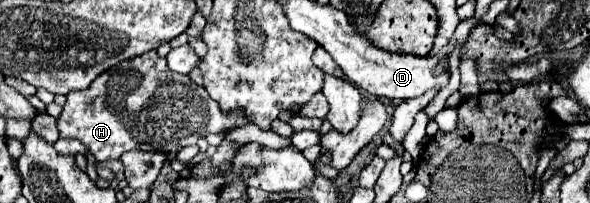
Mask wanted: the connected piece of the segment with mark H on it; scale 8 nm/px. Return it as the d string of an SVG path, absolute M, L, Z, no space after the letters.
M145 52L109 68L89 90L73 90L57 118L61 138L79 140L95 160L119 160L129 150L161 150L165 154L195 144L205 134L219 134L247 124L241 112L223 114L203 86L167 68L157 52Z

